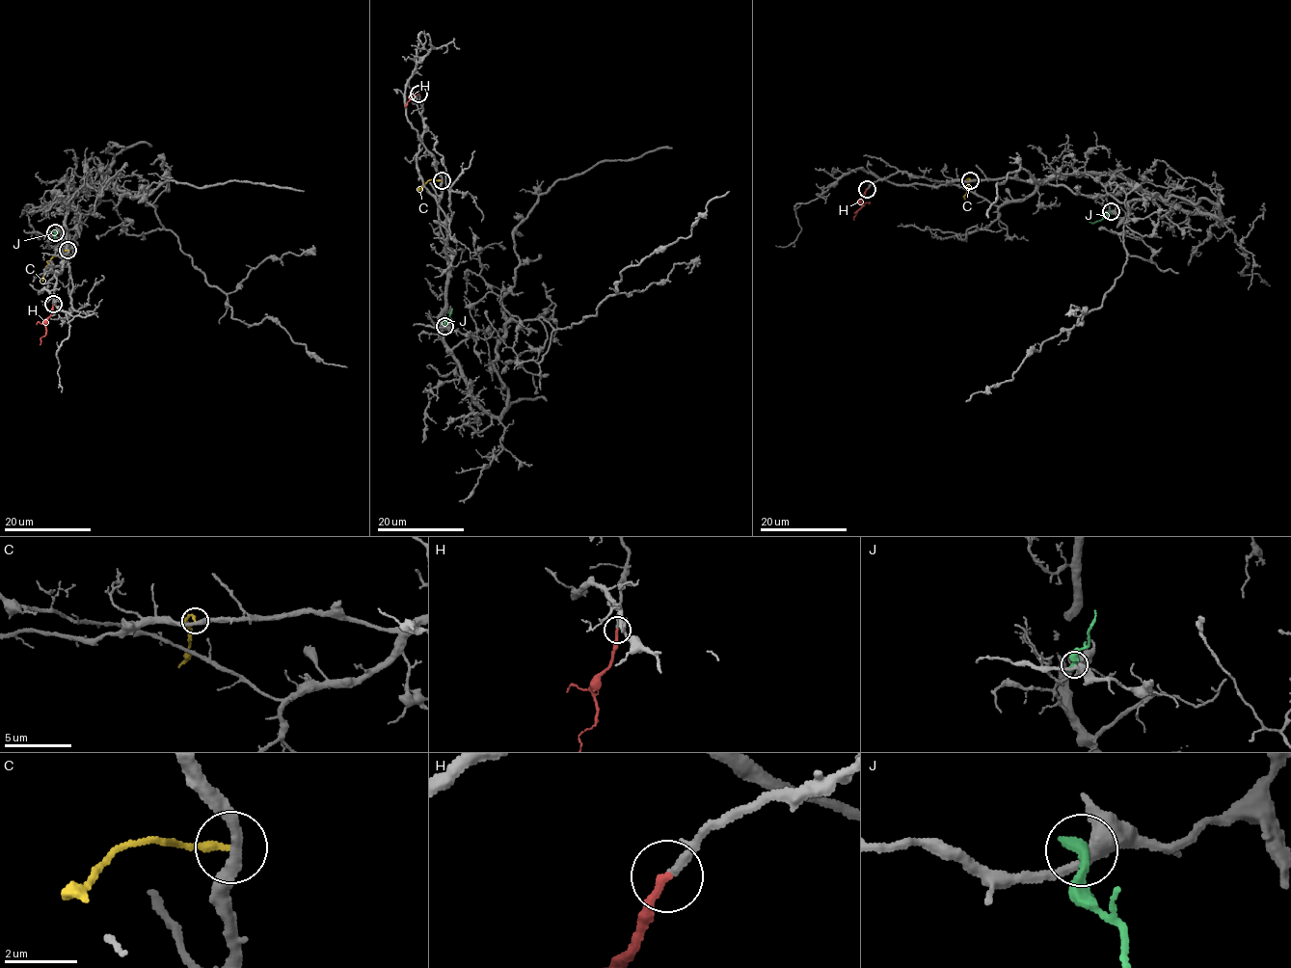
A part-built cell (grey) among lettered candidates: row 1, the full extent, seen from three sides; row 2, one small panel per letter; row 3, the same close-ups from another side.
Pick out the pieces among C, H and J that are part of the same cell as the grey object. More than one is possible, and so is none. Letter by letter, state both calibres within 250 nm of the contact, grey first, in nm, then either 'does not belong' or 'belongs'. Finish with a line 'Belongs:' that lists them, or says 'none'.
C: 320 nm thick on the grey side, 200 nm on the other; does not belong
H: 150 nm thick on the grey side, 220 nm on the other; belongs
J: 400 nm thick on the grey side, 400 nm on the other; does not belong
Belongs: H

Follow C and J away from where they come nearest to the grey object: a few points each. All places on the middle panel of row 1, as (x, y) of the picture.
C: (441, 180), (425, 182), (417, 191)
J: (444, 327), (452, 308)

